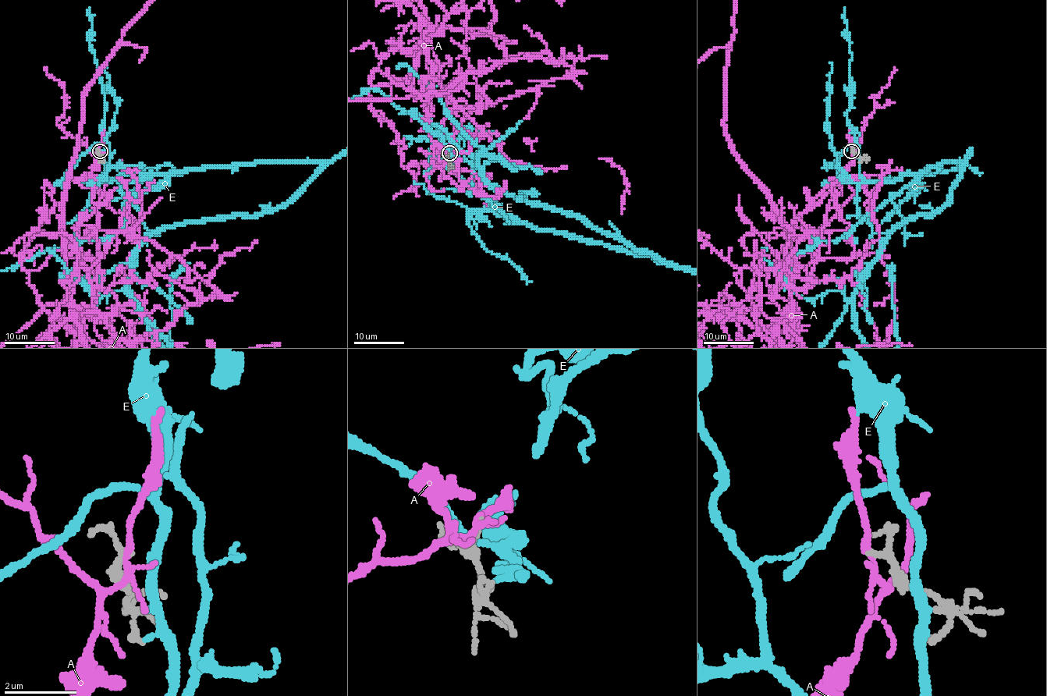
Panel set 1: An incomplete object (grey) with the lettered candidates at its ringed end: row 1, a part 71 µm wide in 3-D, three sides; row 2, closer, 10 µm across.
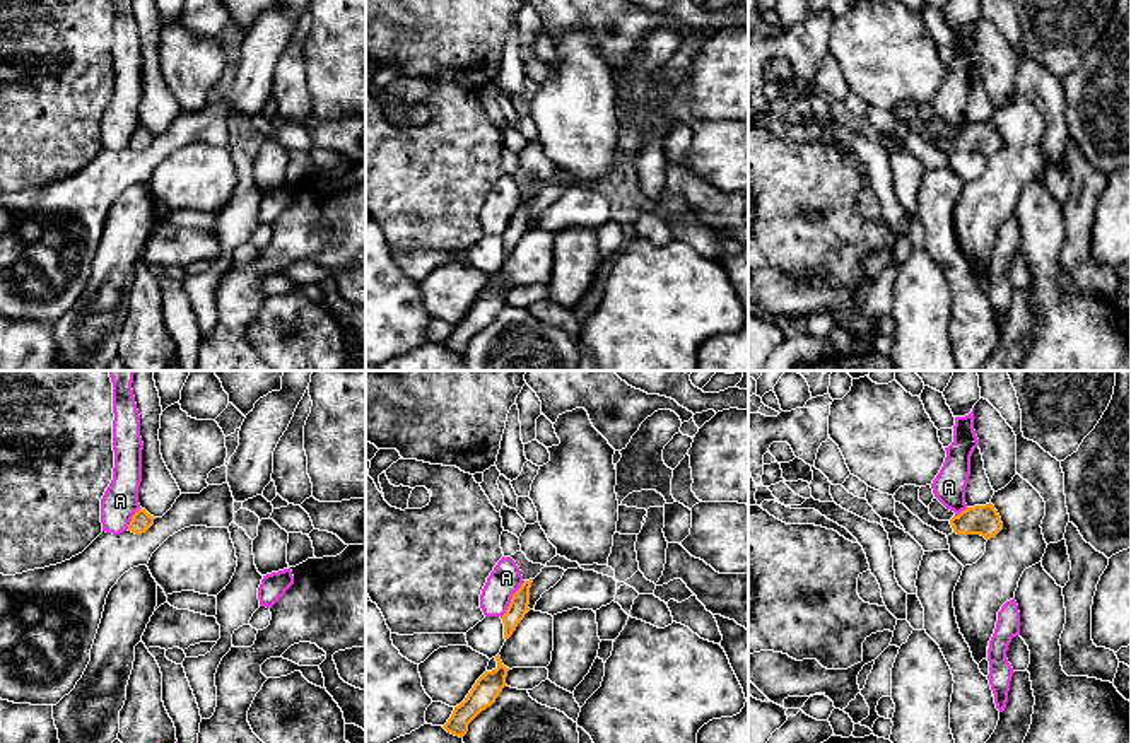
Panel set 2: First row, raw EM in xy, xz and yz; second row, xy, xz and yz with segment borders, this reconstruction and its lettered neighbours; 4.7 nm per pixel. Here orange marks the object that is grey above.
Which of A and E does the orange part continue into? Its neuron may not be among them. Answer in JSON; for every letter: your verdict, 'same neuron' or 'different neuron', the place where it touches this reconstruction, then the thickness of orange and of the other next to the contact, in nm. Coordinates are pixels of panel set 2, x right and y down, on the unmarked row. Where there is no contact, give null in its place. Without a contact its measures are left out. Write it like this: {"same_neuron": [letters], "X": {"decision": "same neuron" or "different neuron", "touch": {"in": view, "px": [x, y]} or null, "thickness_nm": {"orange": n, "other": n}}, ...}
{"same_neuron": [], "A": {"decision": "different neuron", "touch": {"in": "xz", "px": [511, 217]}, "thickness_nm": {"orange": 90, "other": 150}}, "E": {"decision": "different neuron", "touch": null}}

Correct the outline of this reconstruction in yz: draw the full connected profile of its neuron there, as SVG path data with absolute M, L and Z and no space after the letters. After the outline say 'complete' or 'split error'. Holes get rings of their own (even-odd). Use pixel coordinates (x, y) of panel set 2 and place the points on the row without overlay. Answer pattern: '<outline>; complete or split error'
M904 102L895 109L894 116L895 120L904 121L924 142L946 154L952 150L981 152L986 157L991 157L1003 147L1001 135L991 120L986 123L967 125L950 138L938 138L929 132L929 125L919 118L919 106L921 104L916 102Z; split error

